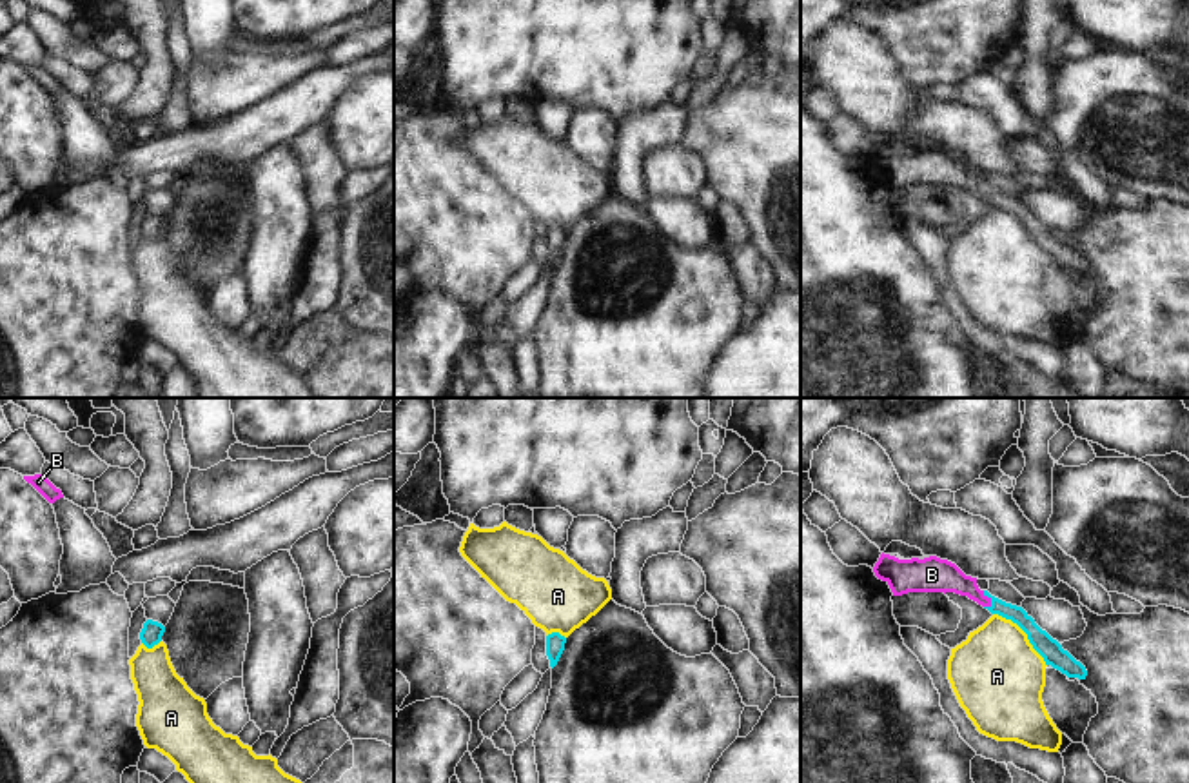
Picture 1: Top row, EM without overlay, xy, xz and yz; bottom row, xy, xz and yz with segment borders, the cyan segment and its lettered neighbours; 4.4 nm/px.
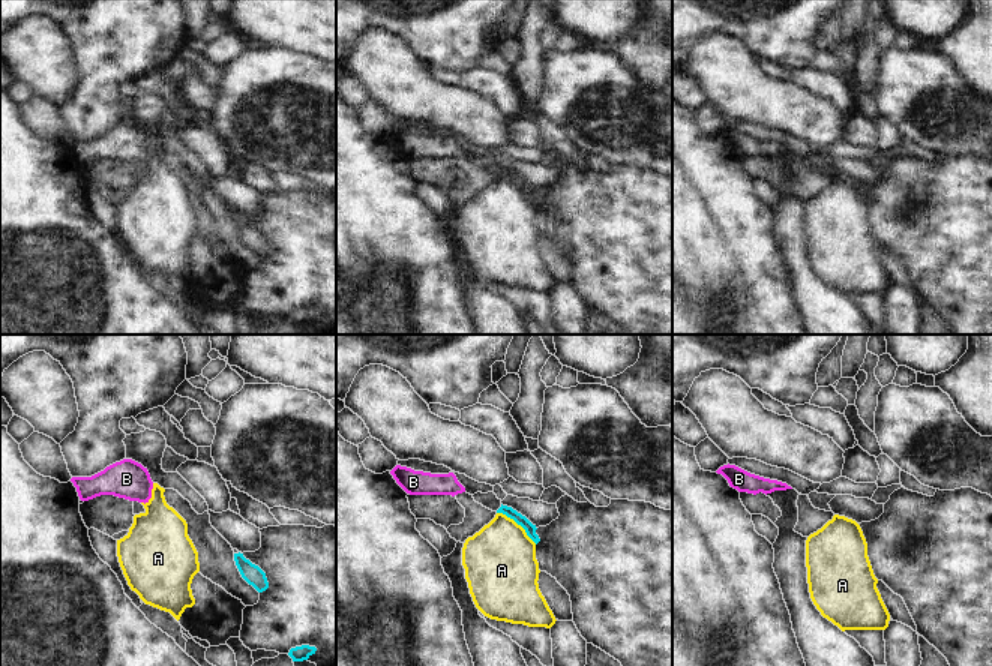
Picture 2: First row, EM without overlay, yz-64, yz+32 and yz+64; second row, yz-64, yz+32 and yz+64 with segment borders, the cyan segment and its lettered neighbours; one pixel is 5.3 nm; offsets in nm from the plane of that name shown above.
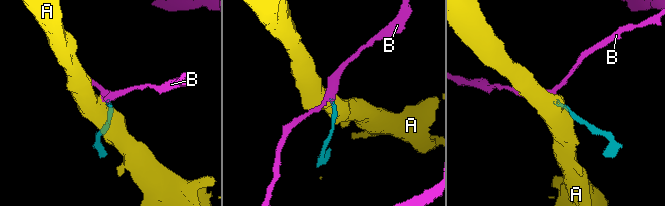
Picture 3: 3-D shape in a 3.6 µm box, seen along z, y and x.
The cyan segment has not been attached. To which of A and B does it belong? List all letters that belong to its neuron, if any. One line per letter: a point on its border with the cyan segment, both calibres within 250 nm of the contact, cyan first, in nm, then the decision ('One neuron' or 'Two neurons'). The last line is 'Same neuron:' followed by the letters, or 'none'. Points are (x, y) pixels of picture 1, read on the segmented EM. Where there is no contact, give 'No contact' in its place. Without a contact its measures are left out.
A: Touches cyan at yz (1026, 633). Thickness 100 nm (cyan) against 400 nm. Two neurons
B: Touches cyan at yz (992, 600). Thickness 80 nm (cyan) against 140 nm. One neuron
Same neuron: B.

